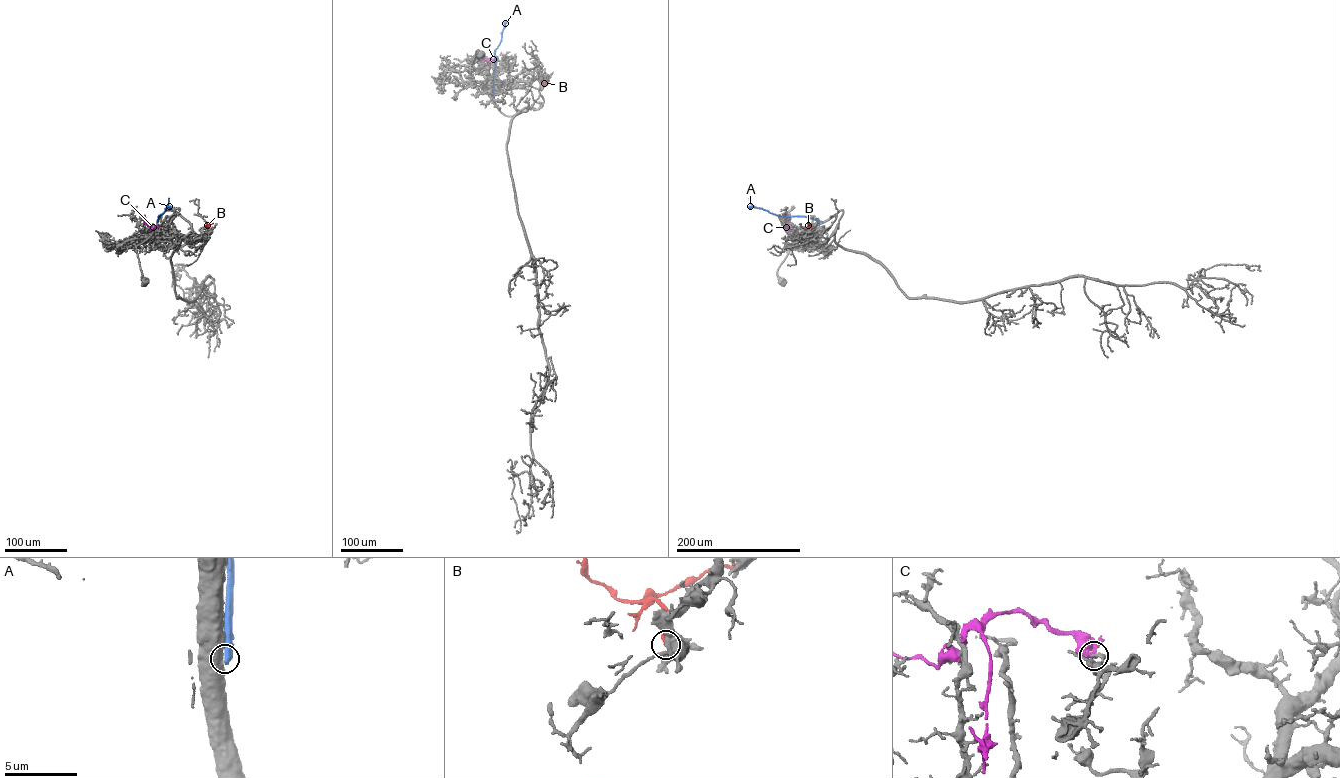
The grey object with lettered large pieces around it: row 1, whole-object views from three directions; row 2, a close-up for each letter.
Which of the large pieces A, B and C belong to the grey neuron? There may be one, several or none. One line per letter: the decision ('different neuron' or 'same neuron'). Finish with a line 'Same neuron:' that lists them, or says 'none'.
A: different neuron
B: different neuron
C: different neuron
Same neuron: none

